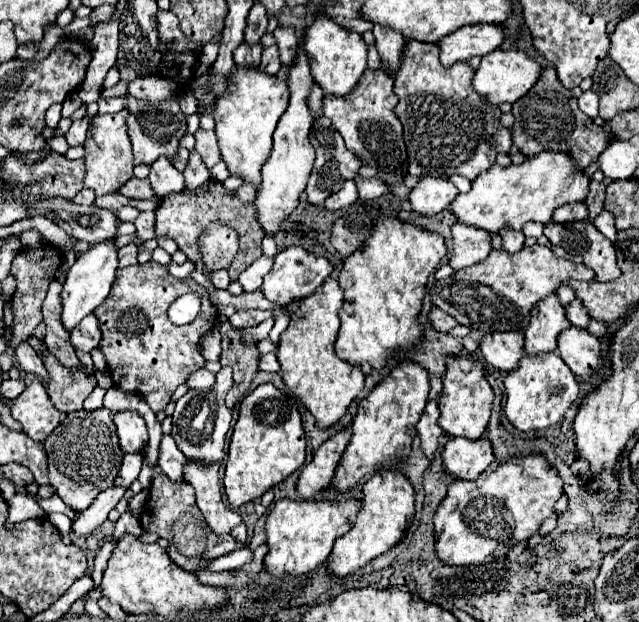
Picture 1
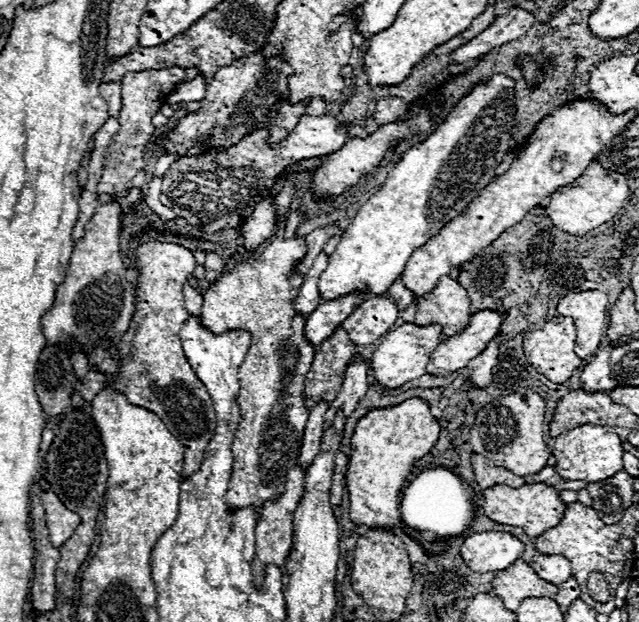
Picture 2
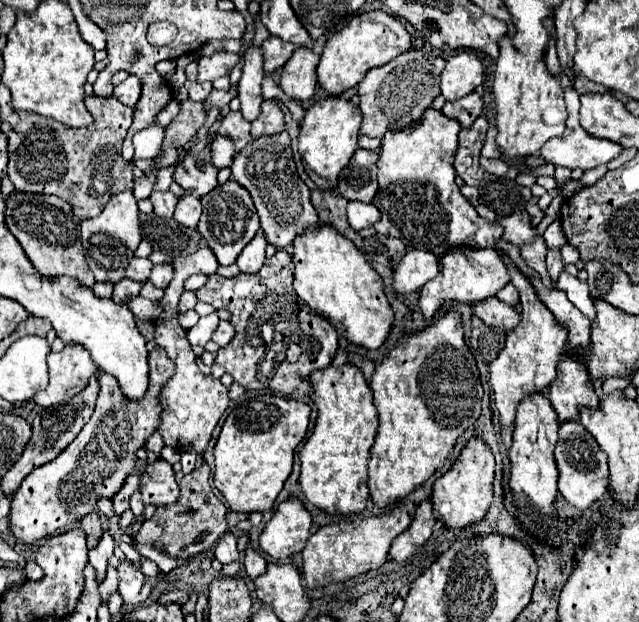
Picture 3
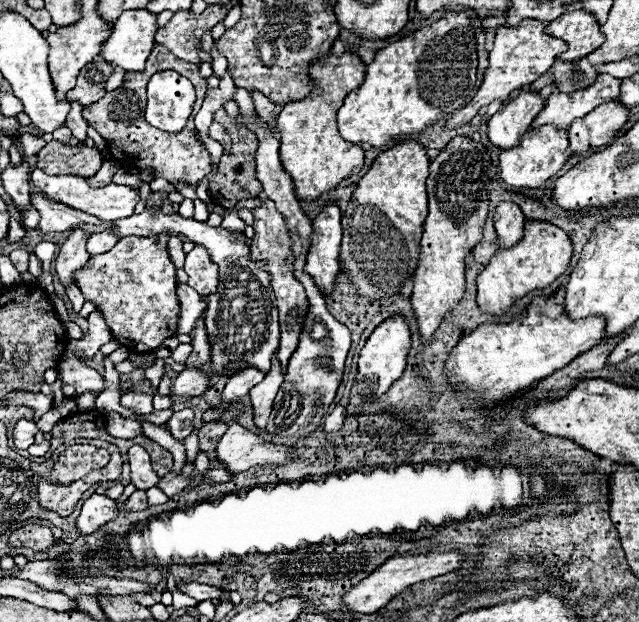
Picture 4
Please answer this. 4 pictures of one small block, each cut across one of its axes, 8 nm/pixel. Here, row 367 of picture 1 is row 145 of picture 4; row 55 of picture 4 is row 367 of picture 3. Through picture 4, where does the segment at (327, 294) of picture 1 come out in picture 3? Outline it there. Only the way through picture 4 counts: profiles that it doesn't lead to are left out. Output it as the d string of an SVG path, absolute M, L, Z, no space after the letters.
M344 364L340 370L328 366L312 374L312 400L318 408L318 418L312 436L300 448L300 486L310 504L332 516L360 514L368 504L368 460L376 440L378 410L372 404L372 392L362 372Z

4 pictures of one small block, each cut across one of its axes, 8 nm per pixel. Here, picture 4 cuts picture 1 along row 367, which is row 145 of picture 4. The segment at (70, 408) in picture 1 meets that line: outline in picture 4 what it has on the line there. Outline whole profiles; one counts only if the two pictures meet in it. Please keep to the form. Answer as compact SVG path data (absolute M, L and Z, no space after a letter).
M57 140L47 143L37 156L36 167L52 176L56 176L60 172L68 172L68 174L90 178L102 166L102 156L96 148L64 146Z

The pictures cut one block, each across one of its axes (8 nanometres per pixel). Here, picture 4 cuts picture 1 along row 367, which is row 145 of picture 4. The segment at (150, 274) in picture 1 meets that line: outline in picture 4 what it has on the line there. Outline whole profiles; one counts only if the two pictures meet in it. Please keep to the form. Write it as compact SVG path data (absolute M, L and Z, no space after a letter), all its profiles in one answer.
M154 46L152 54L148 56L146 62L146 70L144 72L128 72L126 74L126 82L124 86L120 86L118 90L106 92L106 96L90 106L84 106L82 116L86 118L88 126L94 128L106 142L110 148L110 154L114 160L118 160L120 166L124 168L134 168L134 170L152 170L154 178L164 178L172 184L176 182L186 182L192 186L198 186L202 182L202 178L210 172L212 168L212 160L210 160L210 152L196 140L196 128L194 128L194 114L190 116L188 124L184 126L182 132L170 134L170 132L160 132L156 128L152 128L146 120L144 120L144 96L146 96L146 84L150 80L152 74L160 72L160 70L176 70L182 76L186 76L194 88L198 90L198 108L202 104L204 92L206 92L206 80L198 74L198 66L188 64L184 60L178 60L176 56L172 56L168 52L168 48L164 46Z

